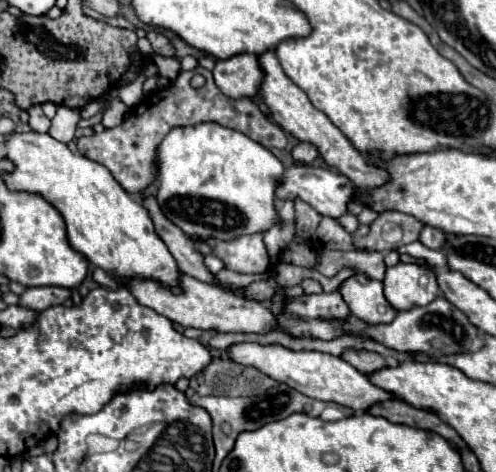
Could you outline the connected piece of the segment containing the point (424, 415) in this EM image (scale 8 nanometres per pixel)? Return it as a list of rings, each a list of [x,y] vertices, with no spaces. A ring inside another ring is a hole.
[[[383,401],[383,403],[373,405],[367,413],[381,415],[381,417],[389,419],[391,423],[405,423],[405,425],[411,425],[411,427],[417,427],[417,429],[433,431],[433,433],[445,437],[449,443],[453,443],[459,451],[469,449],[465,445],[465,441],[457,435],[457,431],[453,427],[449,427],[445,421],[441,421],[433,411],[411,407],[405,401]]]

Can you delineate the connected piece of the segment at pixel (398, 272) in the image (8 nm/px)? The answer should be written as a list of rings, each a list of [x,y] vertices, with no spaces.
[[[397,263],[393,267],[387,267],[383,285],[385,299],[395,311],[407,311],[417,305],[429,305],[439,295],[435,273],[409,263]]]

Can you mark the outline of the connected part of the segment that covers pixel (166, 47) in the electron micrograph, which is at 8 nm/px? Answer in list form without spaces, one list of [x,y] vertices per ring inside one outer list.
[[[149,31],[149,41],[151,41],[151,47],[153,47],[153,53],[155,53],[155,55],[175,57],[175,49],[173,49],[173,45],[169,43],[169,39],[167,39],[163,33]]]

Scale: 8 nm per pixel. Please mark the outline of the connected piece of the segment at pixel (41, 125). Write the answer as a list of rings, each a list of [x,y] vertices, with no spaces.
[[[41,105],[31,107],[31,109],[29,109],[29,117],[31,117],[31,129],[33,129],[33,131],[37,131],[37,133],[47,133],[47,131],[49,131],[51,121],[43,115]]]

